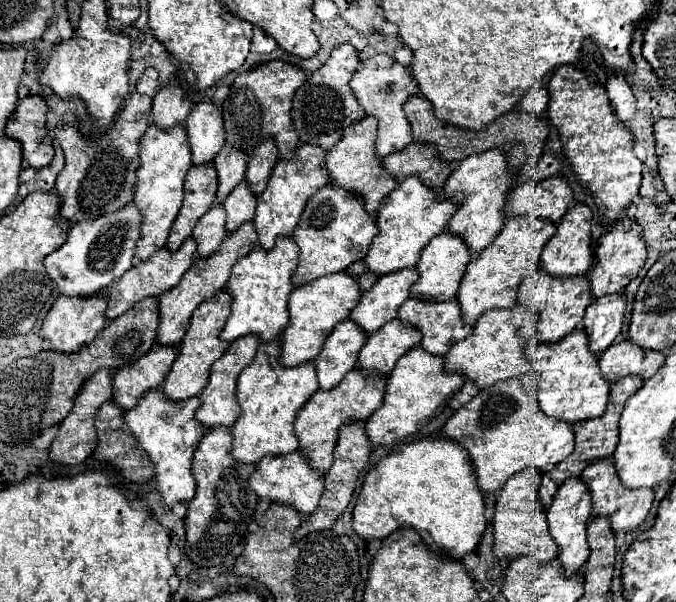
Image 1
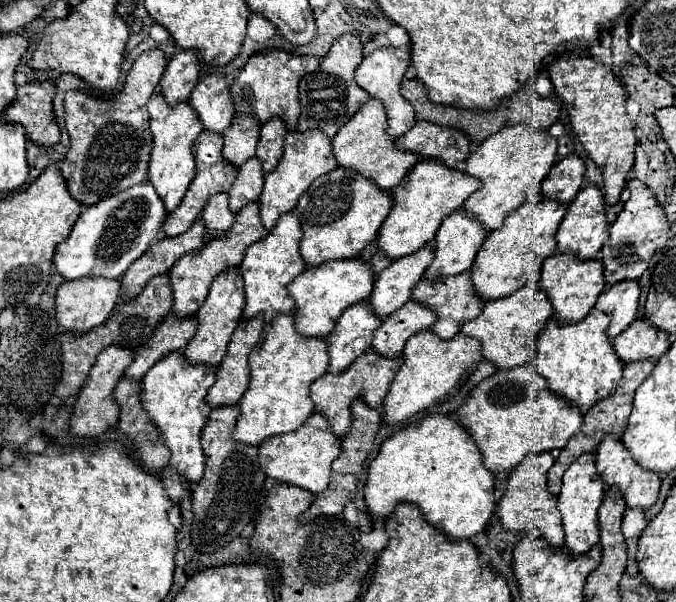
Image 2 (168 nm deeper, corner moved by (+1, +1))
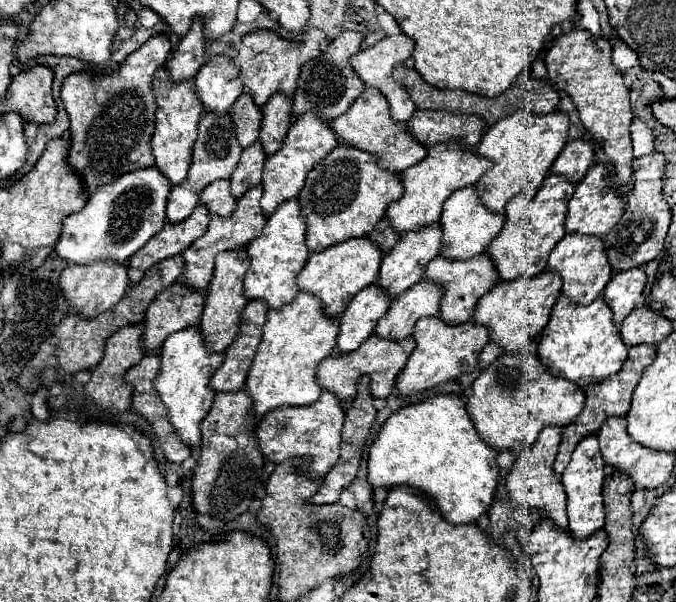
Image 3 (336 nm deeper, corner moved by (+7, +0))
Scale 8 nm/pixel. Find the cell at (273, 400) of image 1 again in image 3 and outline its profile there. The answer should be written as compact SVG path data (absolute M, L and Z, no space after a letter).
M300 290L296 298L280 310L270 308L264 324L264 336L252 360L246 392L254 400L254 412L262 418L266 412L278 406L308 406L316 402L322 388L316 382L316 366L322 358L330 356L336 348L338 322L324 312L318 296Z

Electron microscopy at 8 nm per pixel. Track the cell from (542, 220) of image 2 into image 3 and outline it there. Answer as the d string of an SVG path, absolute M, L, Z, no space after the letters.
M546 176L542 188L538 190L536 196L532 196L530 200L526 200L526 204L522 206L520 204L520 194L514 196L508 206L506 206L506 224L504 228L500 230L500 234L494 238L494 242L488 246L488 256L494 260L496 264L496 270L498 270L498 276L500 280L514 280L514 278L530 278L530 276L536 276L540 274L546 264L548 264L548 256L552 252L552 248L566 236L566 230L564 230L564 220L566 220L566 206L570 202L574 194L574 182L570 182L568 178L564 176Z

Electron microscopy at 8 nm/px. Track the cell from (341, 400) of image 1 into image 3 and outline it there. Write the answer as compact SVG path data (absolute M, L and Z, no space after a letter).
M372 334L366 342L362 342L362 346L358 350L352 350L350 354L330 354L328 358L324 358L318 364L318 384L330 392L334 392L342 402L344 408L350 406L350 402L356 396L356 384L358 378L362 374L370 374L372 382L370 382L370 390L374 398L386 398L388 394L392 394L394 382L396 382L396 374L406 366L408 356L412 354L416 342L412 336L402 338L402 340L388 340L388 338L378 338L376 334Z

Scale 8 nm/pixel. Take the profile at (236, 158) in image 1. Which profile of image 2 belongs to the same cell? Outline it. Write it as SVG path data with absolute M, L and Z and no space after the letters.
M240 115L238 121L224 131L222 157L234 169L240 169L248 159L254 157L258 133L260 133L260 125L252 117Z

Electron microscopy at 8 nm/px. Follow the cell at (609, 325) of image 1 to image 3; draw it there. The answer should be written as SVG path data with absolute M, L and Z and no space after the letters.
M642 266L634 270L622 270L614 274L612 280L606 284L604 296L614 312L616 324L620 324L640 304L644 286L646 286L646 272Z

